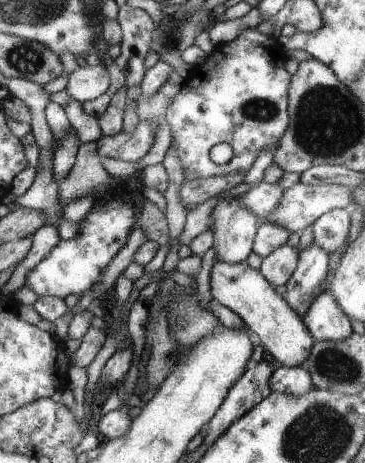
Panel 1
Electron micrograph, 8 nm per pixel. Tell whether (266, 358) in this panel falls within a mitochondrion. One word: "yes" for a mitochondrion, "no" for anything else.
no

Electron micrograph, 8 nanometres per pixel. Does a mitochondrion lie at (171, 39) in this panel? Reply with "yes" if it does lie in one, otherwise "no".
yes

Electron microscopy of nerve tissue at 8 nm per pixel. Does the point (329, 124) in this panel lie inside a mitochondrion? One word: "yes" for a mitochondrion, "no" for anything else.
yes

